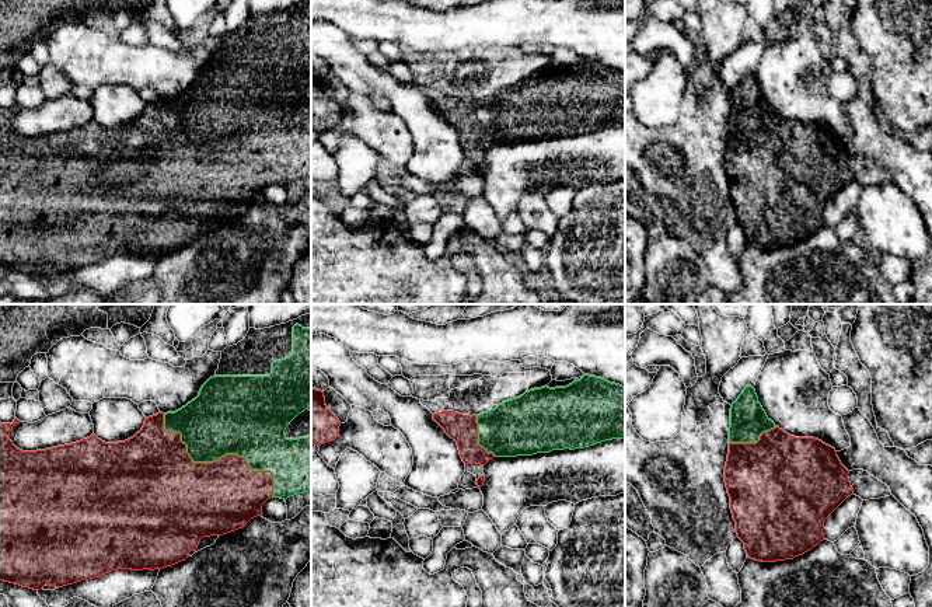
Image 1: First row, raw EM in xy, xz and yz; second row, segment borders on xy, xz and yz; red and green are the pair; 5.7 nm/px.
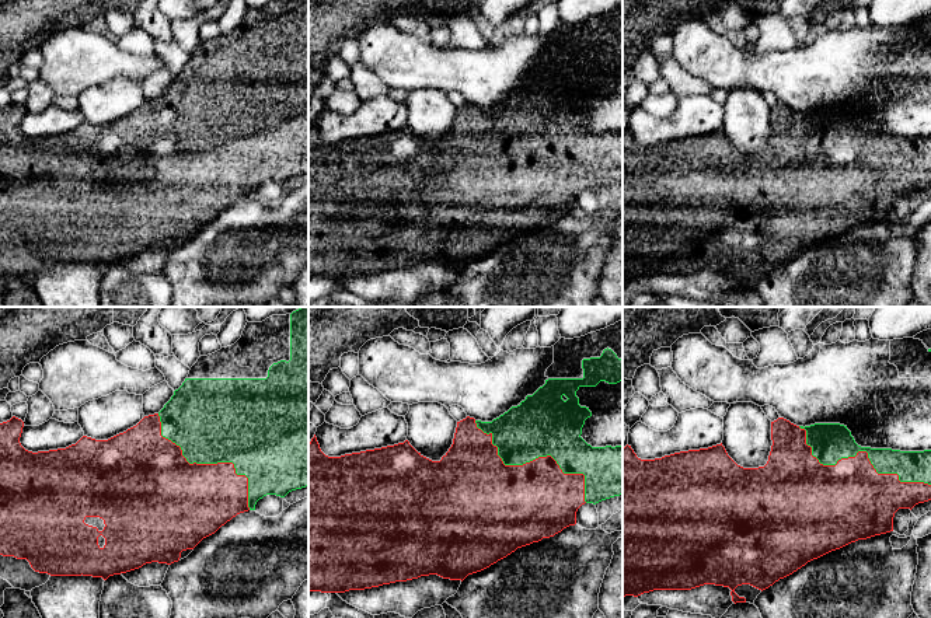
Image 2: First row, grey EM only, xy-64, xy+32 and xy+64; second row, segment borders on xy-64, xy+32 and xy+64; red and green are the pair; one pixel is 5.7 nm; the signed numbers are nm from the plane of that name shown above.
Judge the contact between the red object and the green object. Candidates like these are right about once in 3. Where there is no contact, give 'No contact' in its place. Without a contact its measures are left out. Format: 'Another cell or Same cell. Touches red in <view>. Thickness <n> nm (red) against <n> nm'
Same cell. Touches red in xy. Thickness 440 nm (red) against 420 nm

